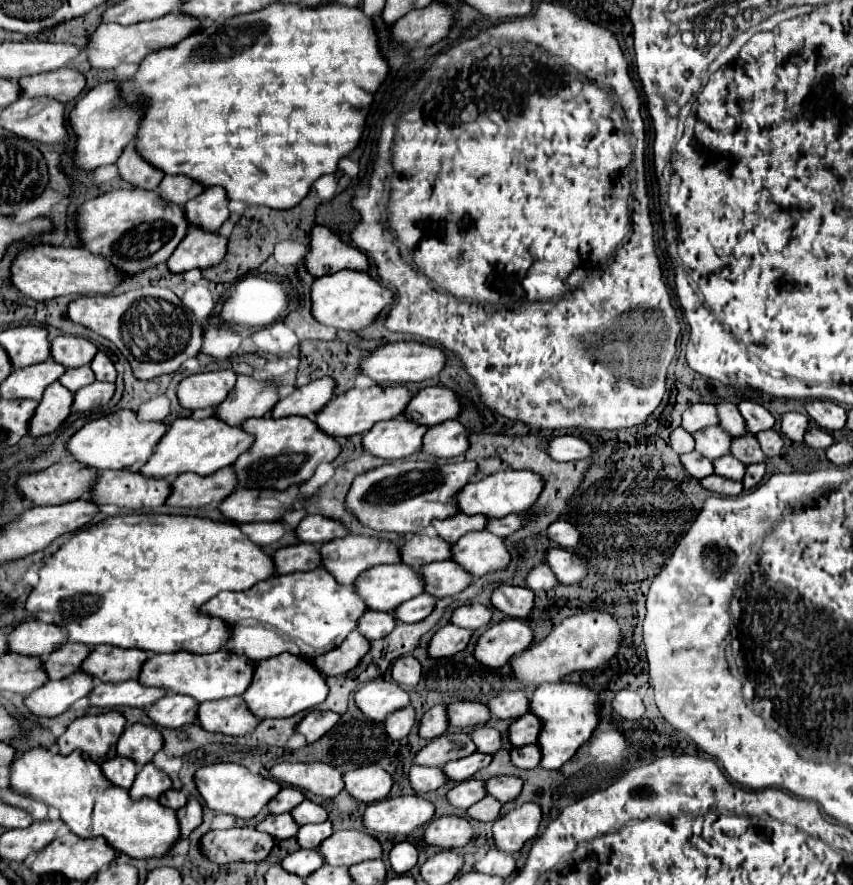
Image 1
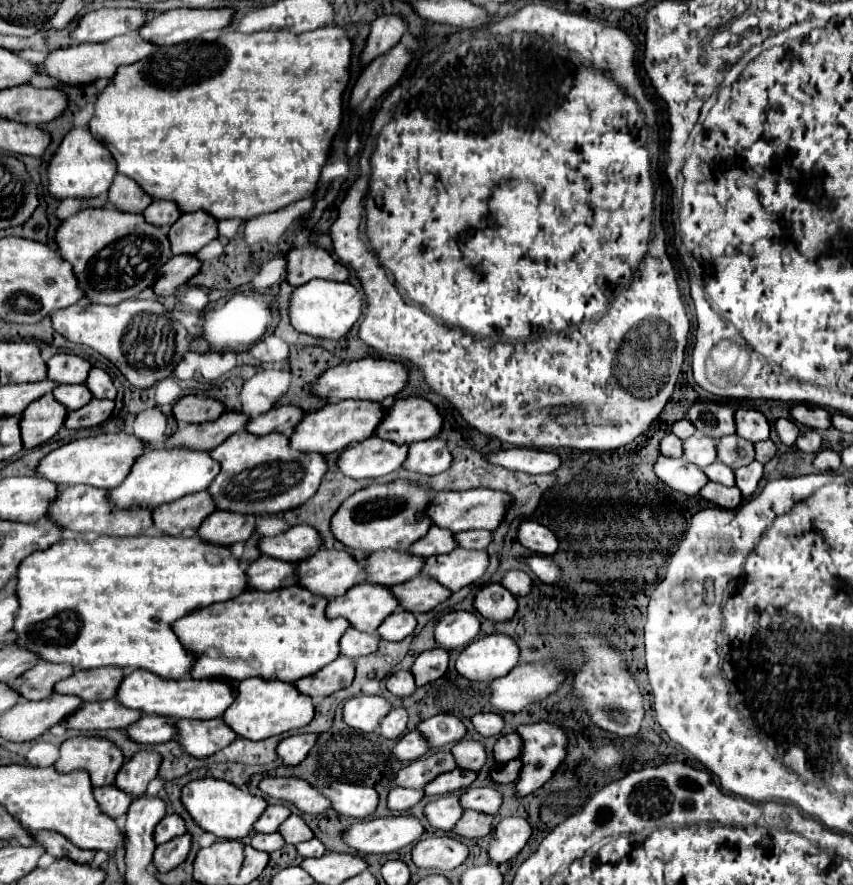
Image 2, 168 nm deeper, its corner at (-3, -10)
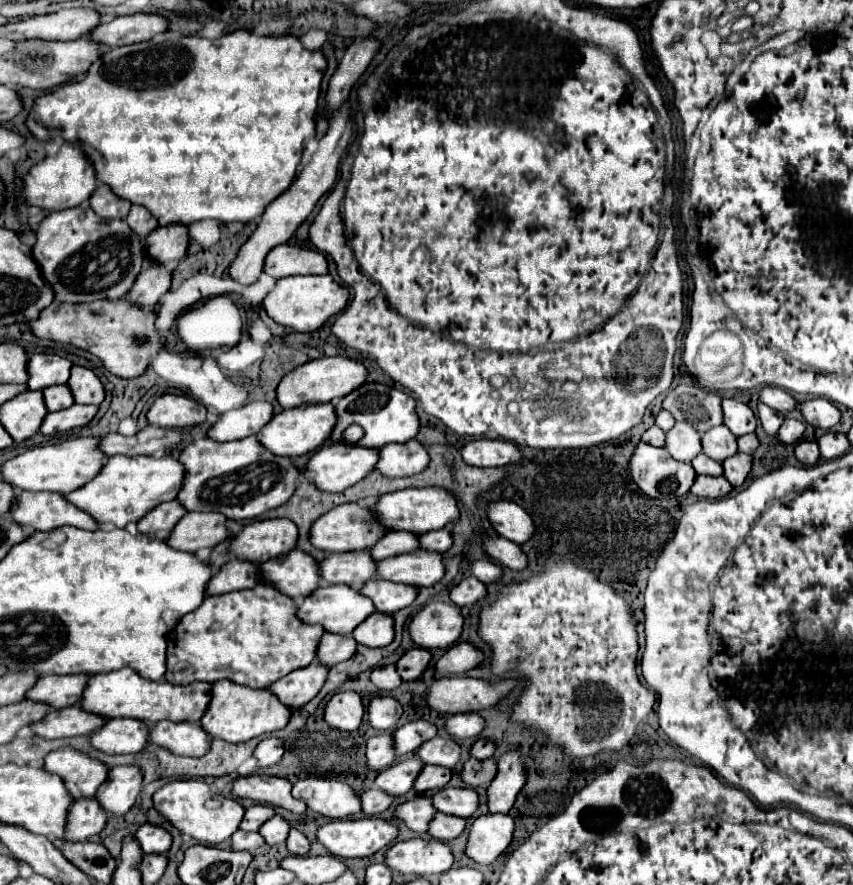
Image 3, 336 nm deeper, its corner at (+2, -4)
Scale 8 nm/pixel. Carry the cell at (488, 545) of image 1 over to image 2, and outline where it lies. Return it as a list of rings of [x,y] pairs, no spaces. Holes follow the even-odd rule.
[[[454,549],[446,555],[432,555],[426,559],[422,575],[434,577],[452,591],[460,591],[466,585],[476,583],[488,569],[488,551],[474,549]]]

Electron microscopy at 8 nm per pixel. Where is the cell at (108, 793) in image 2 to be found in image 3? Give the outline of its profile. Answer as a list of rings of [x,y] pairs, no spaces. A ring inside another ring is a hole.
[[[79,799],[71,805],[67,813],[67,827],[63,841],[77,843],[101,833],[107,823],[107,813],[99,807],[97,799]]]

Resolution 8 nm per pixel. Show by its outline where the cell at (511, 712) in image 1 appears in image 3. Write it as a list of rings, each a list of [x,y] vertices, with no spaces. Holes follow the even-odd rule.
[[[459,713],[459,715],[451,715],[447,717],[445,723],[445,731],[453,737],[453,739],[469,739],[469,737],[477,737],[485,727],[485,721],[477,715],[477,713]]]

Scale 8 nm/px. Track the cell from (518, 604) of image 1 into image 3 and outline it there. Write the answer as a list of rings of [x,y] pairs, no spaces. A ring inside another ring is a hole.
[[[475,577],[463,579],[463,581],[457,583],[457,585],[451,589],[451,593],[449,593],[451,601],[453,601],[455,605],[459,605],[459,607],[469,605],[469,603],[475,603],[475,601],[481,601],[485,595],[487,595],[485,585],[483,585],[479,579],[475,579]]]

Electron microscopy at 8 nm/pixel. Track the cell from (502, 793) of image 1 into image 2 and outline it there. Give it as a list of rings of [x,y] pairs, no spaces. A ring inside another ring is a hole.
[[[482,787],[482,789],[468,789],[462,797],[460,803],[464,809],[474,809],[480,813],[496,815],[500,805],[502,805],[502,793],[492,789],[492,787]]]

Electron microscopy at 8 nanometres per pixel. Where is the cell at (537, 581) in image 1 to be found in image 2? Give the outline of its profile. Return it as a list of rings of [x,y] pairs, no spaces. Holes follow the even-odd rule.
[[[508,571],[500,583],[502,583],[512,595],[516,595],[516,597],[522,597],[522,595],[532,593],[532,587],[534,587],[532,577],[530,577],[528,573],[524,573],[524,571]]]

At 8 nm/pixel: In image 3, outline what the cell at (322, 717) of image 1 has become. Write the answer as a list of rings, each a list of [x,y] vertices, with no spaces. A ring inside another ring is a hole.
[[[269,737],[269,739],[263,739],[255,747],[253,757],[257,759],[257,767],[269,767],[269,765],[275,765],[277,761],[281,761],[283,751],[285,751],[283,741],[275,739],[275,737]]]

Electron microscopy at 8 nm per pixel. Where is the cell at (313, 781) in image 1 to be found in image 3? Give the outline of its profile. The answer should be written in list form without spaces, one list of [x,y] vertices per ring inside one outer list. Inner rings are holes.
[[[249,775],[235,781],[233,797],[251,799],[269,807],[283,807],[291,813],[305,813],[307,805],[291,795],[291,783],[287,779],[269,777],[269,775]]]

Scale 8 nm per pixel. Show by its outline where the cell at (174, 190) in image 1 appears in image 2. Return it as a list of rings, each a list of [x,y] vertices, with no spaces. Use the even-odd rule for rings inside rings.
[[[152,201],[146,209],[144,209],[144,217],[146,221],[154,223],[154,225],[172,225],[182,213],[176,211],[176,201]]]

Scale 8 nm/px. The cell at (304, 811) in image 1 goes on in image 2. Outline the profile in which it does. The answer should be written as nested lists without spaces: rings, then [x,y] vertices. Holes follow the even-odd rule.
[[[290,815],[288,821],[284,821],[280,825],[278,833],[282,833],[286,843],[290,843],[290,845],[296,845],[300,841],[310,841],[314,837],[312,829],[306,825],[306,821],[300,815]]]

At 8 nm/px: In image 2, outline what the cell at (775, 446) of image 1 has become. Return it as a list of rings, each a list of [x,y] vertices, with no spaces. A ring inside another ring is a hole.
[[[768,439],[768,441],[760,441],[760,443],[756,443],[754,445],[754,449],[756,449],[756,459],[764,465],[764,463],[768,463],[774,455],[776,455],[776,445]]]

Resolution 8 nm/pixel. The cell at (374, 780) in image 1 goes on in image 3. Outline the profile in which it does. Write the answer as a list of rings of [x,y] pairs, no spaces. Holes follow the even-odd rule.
[[[309,777],[293,785],[293,797],[305,801],[305,805],[317,813],[331,819],[345,819],[361,811],[359,795],[347,783],[337,779]]]

